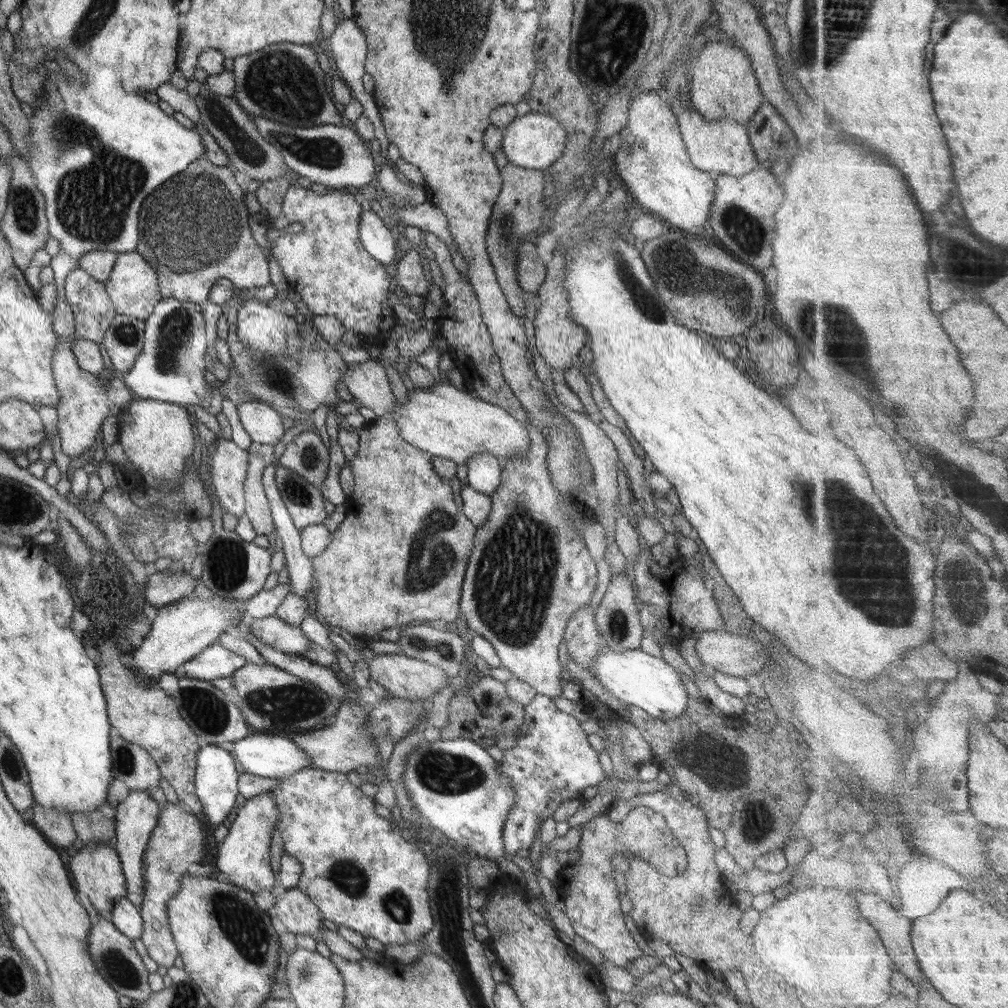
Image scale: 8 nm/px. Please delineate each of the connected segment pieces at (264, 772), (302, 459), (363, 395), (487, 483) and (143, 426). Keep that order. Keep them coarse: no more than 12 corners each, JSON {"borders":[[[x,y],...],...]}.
{"borders":[[[253,732],[233,742],[244,772],[281,779],[310,766],[289,737]],[[303,431],[287,443],[278,464],[317,490],[328,471],[328,449]],[[369,360],[341,381],[375,417],[396,404],[385,369]],[[487,452],[467,461],[475,492],[491,497],[500,482],[499,462]],[[133,398],[117,442],[137,476],[178,492],[195,440],[188,410]]]}

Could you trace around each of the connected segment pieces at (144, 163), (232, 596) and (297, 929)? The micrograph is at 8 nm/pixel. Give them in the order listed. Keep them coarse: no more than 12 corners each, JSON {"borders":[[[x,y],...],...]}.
{"borders":[[[105,70],[47,72],[19,154],[56,292],[133,252],[143,198],[199,134]],[[219,510],[199,551],[201,586],[245,602],[262,590],[272,551],[223,530]],[[297,887],[267,910],[293,934],[320,940],[317,905]]]}

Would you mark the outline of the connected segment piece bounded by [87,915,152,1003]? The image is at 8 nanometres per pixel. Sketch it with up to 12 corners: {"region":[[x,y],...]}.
{"region":[[105,915],[88,931],[93,968],[118,996],[152,994],[132,942]]}

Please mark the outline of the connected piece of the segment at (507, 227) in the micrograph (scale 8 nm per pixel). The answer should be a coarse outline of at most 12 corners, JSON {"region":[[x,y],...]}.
{"region":[[508,161],[484,243],[497,284],[523,317],[515,267],[546,209],[541,171]]}

